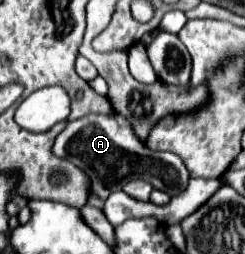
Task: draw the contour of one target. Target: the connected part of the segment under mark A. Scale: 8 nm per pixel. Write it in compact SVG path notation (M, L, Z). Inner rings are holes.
M87 114L79 120L67 122L67 128L57 136L53 152L61 158L67 158L79 166L91 180L91 190L97 198L105 200L111 192L123 188L129 180L143 178L153 184L157 190L165 190L169 196L185 190L189 182L189 172L179 156L171 152L153 152L149 150L133 132L131 124L121 116L103 116Z

